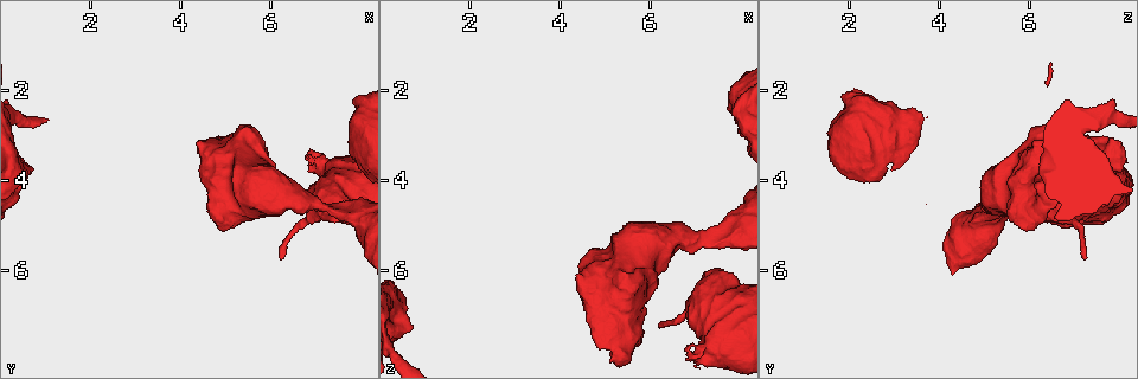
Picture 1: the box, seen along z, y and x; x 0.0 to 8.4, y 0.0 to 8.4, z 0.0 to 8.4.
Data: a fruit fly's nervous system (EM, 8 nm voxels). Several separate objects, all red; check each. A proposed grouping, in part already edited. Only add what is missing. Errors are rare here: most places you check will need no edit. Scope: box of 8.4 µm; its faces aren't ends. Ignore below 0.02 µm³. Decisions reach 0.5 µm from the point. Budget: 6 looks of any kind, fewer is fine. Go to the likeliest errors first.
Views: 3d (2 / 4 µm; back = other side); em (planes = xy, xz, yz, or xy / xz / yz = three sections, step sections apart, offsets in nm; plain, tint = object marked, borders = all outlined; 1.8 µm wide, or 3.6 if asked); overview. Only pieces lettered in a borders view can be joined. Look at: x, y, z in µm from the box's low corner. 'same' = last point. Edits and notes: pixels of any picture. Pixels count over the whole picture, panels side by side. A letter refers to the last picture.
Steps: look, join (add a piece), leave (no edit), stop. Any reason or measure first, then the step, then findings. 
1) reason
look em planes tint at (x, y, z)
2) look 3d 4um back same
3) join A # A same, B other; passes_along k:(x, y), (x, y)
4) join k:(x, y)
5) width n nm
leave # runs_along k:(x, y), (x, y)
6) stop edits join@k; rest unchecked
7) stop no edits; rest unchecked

free end
look 3d 2um at (6.90, 3.45, 7.70)

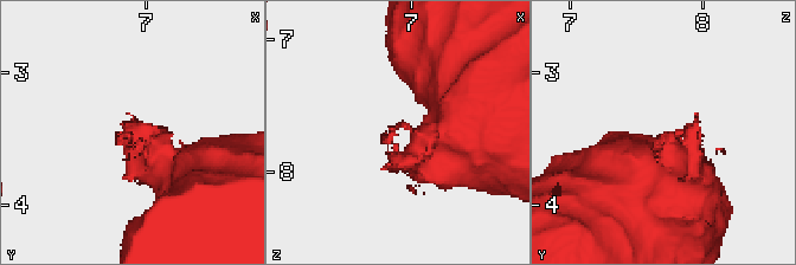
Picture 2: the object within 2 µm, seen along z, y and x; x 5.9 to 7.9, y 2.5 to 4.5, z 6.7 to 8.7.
need the tissue
look em 3.6um xy step 16 tint at (6.84, 3.48, 7.76)

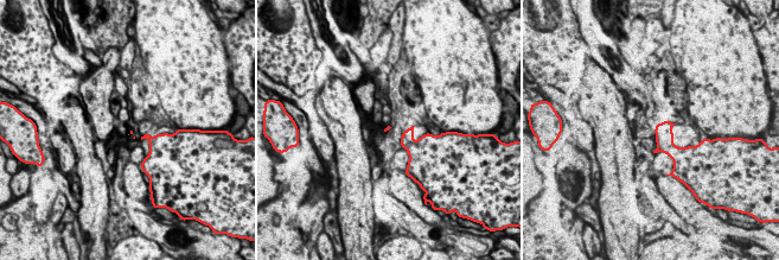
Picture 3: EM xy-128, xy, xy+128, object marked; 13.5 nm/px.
cut it another way
look em 3.6um planes borders same

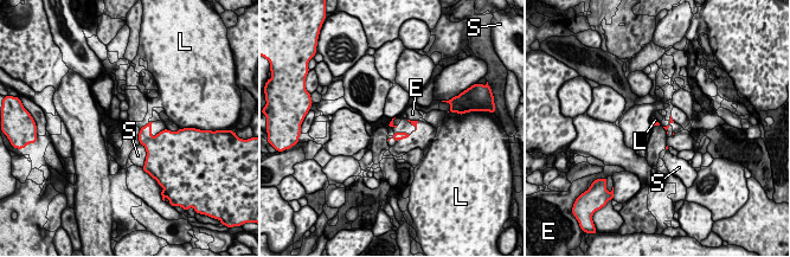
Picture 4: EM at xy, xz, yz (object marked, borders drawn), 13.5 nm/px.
leave # E other, L other, S other; border 4:(394, 132), (405, 132), (409, 135); none of them fits

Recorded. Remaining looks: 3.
calibre changes
look em 3.6um planes borders at (4.60, 3.40, 6.25)

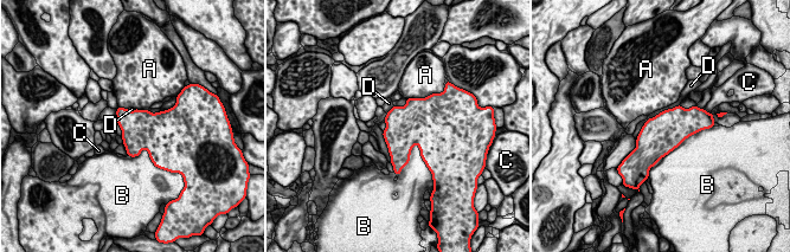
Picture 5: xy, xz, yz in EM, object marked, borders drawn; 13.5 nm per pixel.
width 550 nm
leave # A other, B other, C other, D other; none of them fits

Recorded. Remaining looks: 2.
stop no edits; rest unchecked

